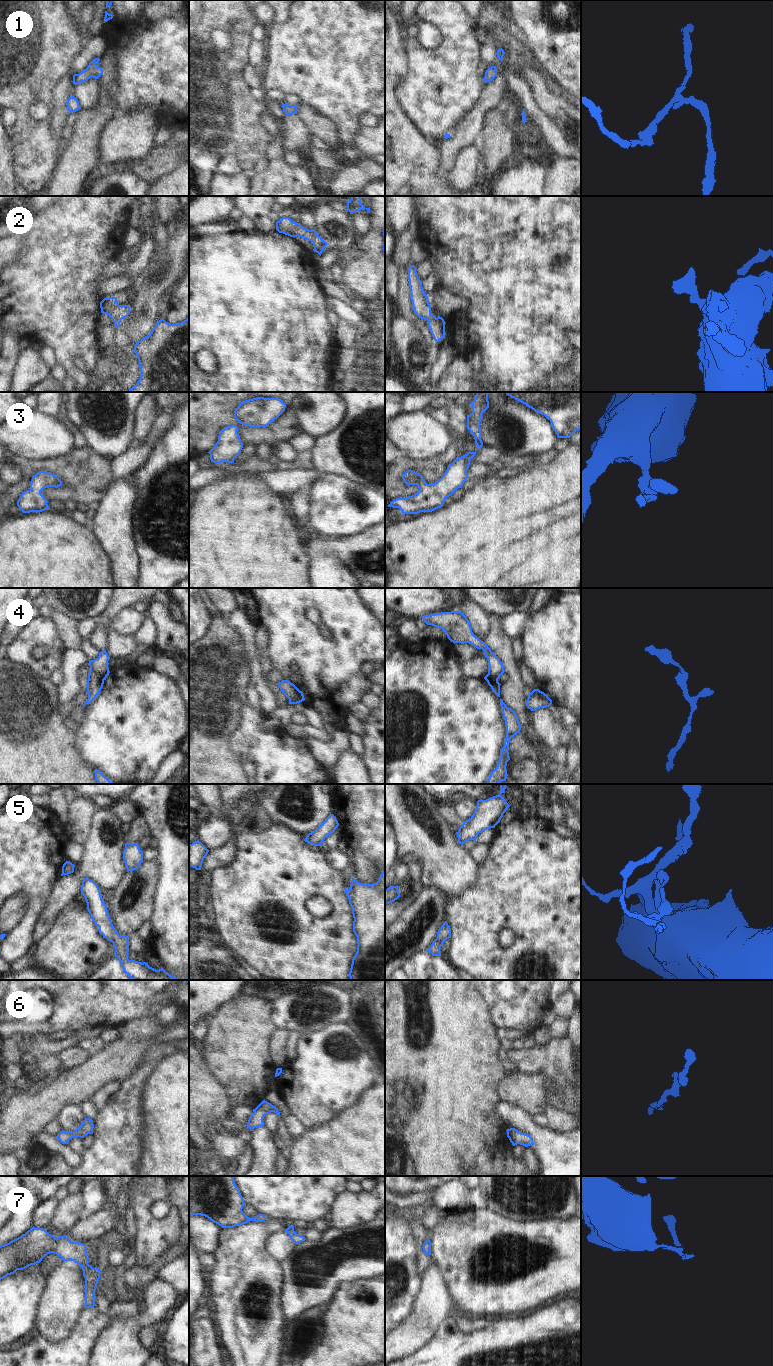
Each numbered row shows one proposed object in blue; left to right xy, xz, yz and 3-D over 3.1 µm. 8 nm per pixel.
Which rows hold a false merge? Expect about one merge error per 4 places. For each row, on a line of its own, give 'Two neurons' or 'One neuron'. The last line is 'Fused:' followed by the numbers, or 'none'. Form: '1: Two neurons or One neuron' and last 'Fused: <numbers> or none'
1: One neuron
2: One neuron
3: One neuron
4: Two neurons
5: One neuron
6: One neuron
7: One neuron
Fused: 4.

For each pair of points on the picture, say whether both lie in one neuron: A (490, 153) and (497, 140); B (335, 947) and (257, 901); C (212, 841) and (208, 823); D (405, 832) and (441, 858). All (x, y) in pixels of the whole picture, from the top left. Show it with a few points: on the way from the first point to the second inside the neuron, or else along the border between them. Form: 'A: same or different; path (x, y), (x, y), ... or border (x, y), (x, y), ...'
A: same; path (493, 150), (497, 143)
B: same; path (316, 937), (286, 907), (276, 901)
C: same; path (212, 837), (212, 830), (209, 827)
D: same; path (414, 832), (432, 849)

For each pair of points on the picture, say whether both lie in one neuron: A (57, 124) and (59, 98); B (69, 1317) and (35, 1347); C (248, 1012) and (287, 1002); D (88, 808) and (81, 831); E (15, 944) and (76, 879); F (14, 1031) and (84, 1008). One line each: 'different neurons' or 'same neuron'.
A: same neuron
B: different neurons
C: different neurons
D: same neuron
E: different neurons
F: same neuron

